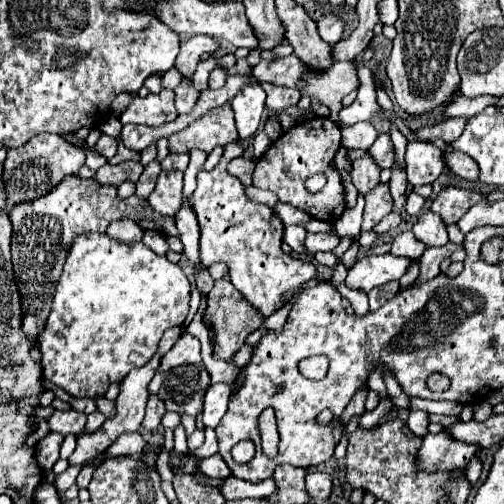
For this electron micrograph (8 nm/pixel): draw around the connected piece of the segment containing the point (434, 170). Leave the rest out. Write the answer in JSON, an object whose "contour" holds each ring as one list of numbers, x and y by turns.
{"contour":[[423,141,407,143,405,151,407,181,413,187,433,183,443,171,443,153,439,147]]}

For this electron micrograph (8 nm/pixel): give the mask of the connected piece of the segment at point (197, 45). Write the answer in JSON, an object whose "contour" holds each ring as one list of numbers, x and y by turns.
{"contour":[[193,37,189,39,187,43,181,45,181,53,175,61,175,67,183,73,183,75,189,75,193,73,193,69,197,67,199,63,199,57,203,53,207,55,213,55,221,45,217,41,213,41,213,37]]}

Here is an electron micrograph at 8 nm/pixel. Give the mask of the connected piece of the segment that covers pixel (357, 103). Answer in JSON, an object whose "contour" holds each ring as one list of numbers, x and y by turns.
{"contour":[[361,63,357,65,357,71,359,71,361,87,359,87,357,99,339,111,341,125,355,125,359,121,369,121,371,117,385,115,385,111,375,101,375,83,371,77,371,69]]}

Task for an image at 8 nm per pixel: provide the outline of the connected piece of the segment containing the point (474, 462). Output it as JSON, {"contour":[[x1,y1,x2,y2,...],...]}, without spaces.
{"contour":[[473,457,467,467,469,467,469,469,467,469,467,479,469,479,471,487,475,487,477,481,479,481,479,475,481,475,481,461,479,461,477,457]]}

